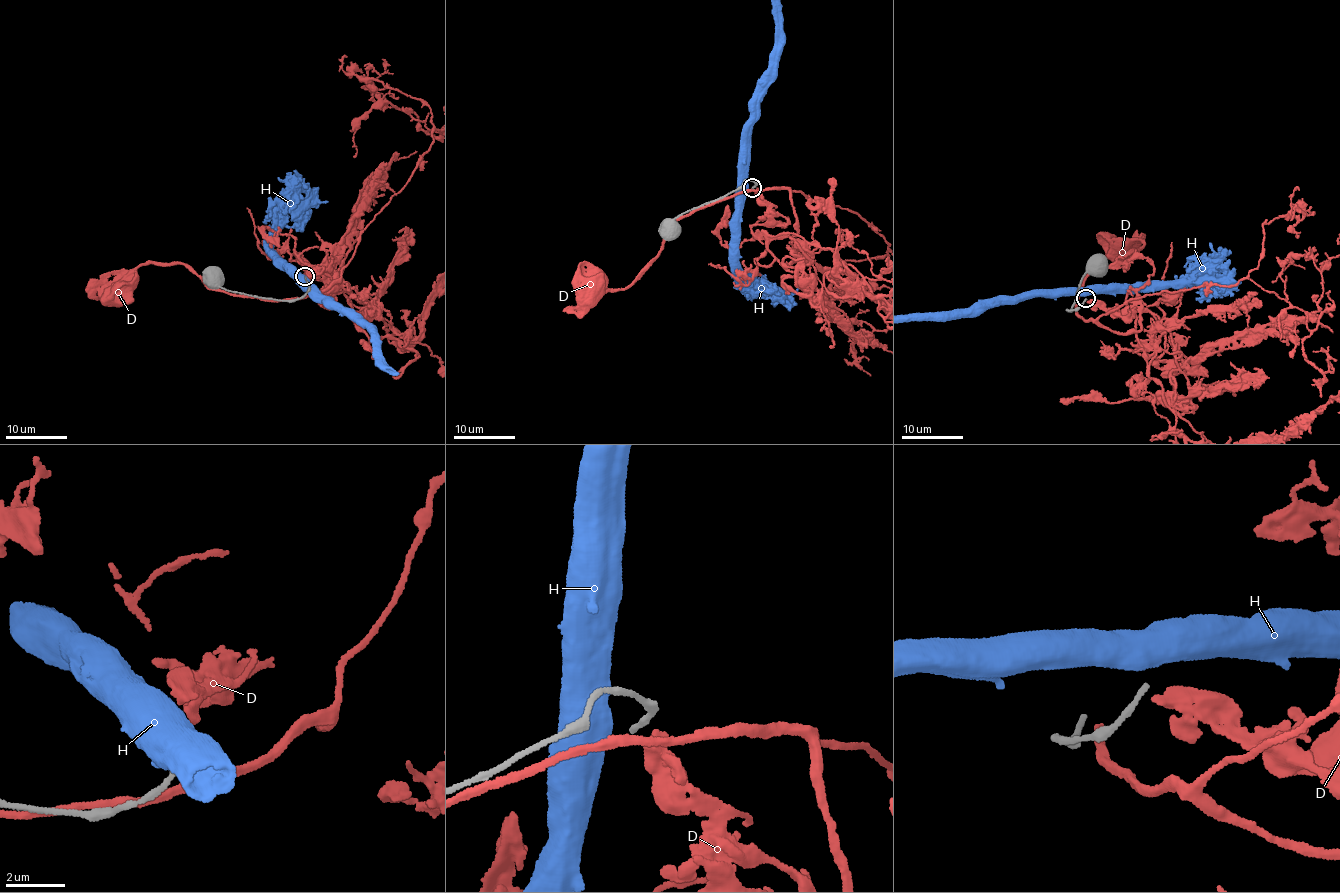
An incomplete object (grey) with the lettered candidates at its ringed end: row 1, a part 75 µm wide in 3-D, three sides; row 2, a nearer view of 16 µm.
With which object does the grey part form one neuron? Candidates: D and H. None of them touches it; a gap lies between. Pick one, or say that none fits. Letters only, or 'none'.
none

